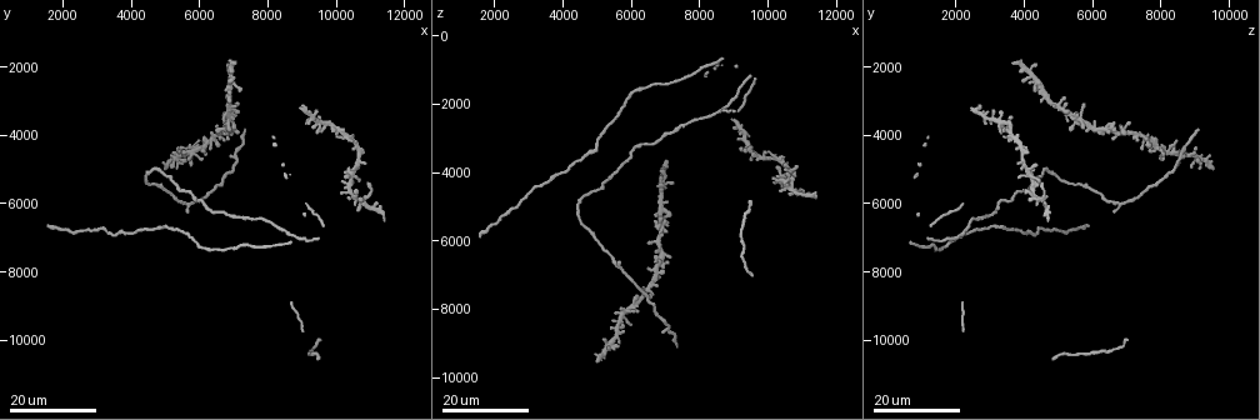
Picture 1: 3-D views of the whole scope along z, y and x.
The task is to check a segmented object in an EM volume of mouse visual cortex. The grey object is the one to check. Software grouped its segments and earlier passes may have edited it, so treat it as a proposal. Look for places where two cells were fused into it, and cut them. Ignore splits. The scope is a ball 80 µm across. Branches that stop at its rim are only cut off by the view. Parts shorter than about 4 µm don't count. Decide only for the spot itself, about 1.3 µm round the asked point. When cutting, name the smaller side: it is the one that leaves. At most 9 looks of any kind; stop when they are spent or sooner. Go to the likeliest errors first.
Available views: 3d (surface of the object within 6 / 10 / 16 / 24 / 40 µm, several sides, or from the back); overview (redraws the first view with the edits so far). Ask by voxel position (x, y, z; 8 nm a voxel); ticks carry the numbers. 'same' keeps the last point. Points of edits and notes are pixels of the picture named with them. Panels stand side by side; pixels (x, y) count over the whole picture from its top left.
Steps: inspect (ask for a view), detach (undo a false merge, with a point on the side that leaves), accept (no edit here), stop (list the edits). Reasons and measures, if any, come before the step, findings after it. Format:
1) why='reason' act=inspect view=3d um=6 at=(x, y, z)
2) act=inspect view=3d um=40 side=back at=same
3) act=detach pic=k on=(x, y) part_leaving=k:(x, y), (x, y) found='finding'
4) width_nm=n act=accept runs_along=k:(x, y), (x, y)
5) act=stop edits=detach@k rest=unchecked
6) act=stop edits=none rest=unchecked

why='three arms meet' act=inspect view=3d um=24 at=(7100, 4600, 8700)

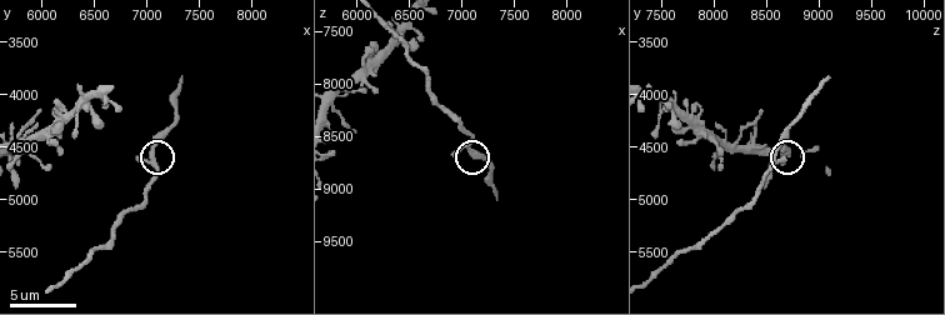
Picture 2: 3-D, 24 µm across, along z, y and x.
why='closer look' act=inspect view=3d um=10 at=(7060, 4540, 8600)

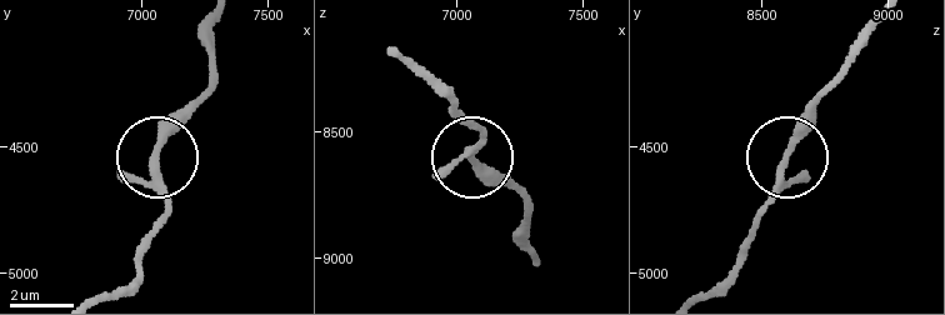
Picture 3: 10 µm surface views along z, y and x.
width_nm=210 act=accept runs_along=3:(706, 294), (734, 265), (793, 136), (833, 90) found='one cell here'

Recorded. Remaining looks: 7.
why='two arms at a narrow angle' act=inspect view=3d um=24 at=(5700, 4500, 8200)

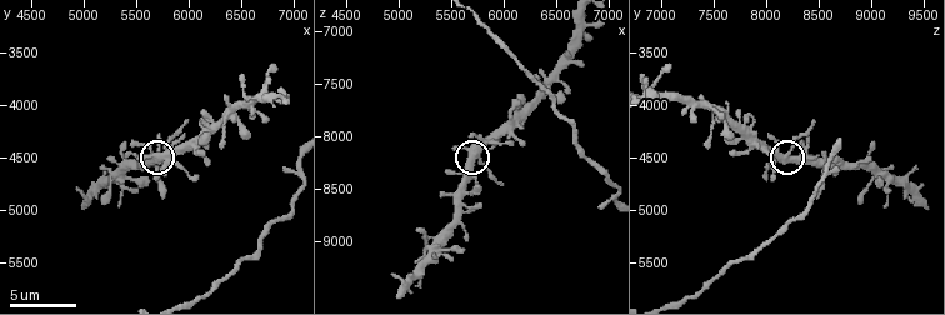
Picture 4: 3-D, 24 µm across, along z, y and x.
act=inspect view=3d um=10 at=(5760, 4500, 8140)

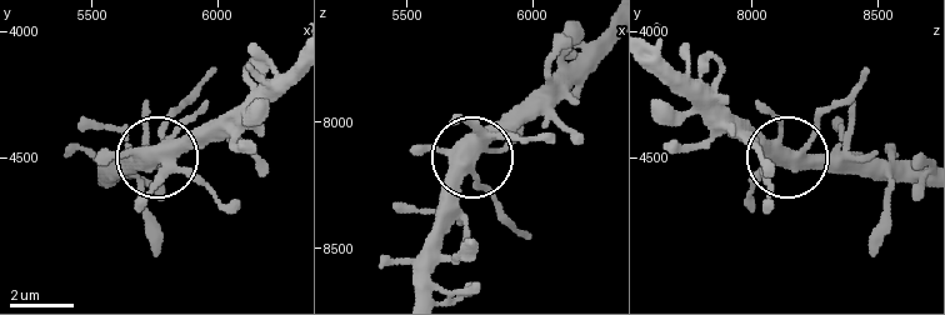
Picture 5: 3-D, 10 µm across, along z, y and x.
act=inspect view=3d um=10 side=back at=(5750, 4480, 8140)

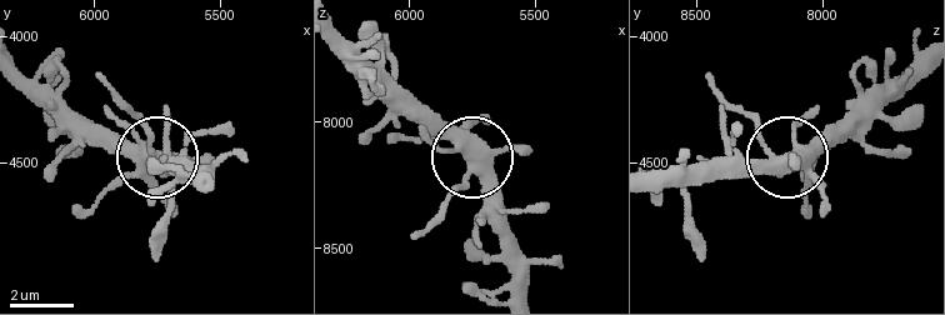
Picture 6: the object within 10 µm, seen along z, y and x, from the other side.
act=accept found='continuous, no second cell'

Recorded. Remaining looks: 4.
why='thick turns thin' act=inspect view=3d um=24 at=(5600, 5900, 6700)

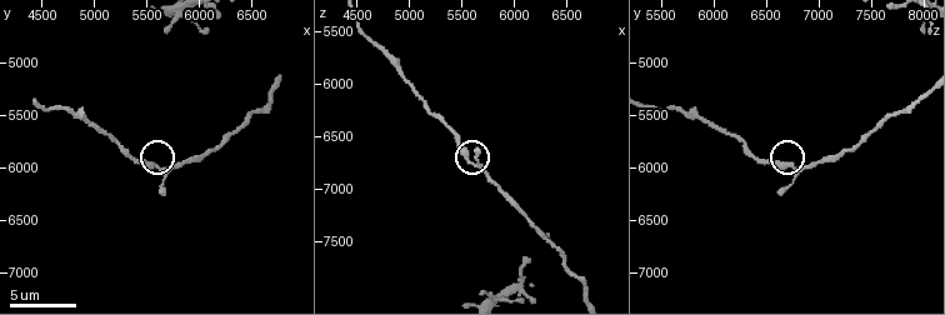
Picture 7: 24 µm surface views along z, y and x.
act=inspect view=3d um=6 at=(5560, 5980, 6720)

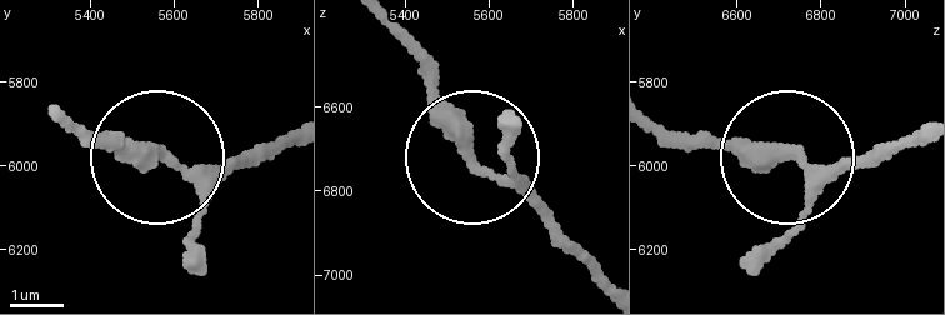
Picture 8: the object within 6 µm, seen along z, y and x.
width_nm=210 act=accept runs_along=8:(650, 118), (798, 163), (874, 163) found='continuous, no second cell'

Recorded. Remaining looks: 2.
act=inspect view=3d um=6 at=(6720, 5180, 8180)

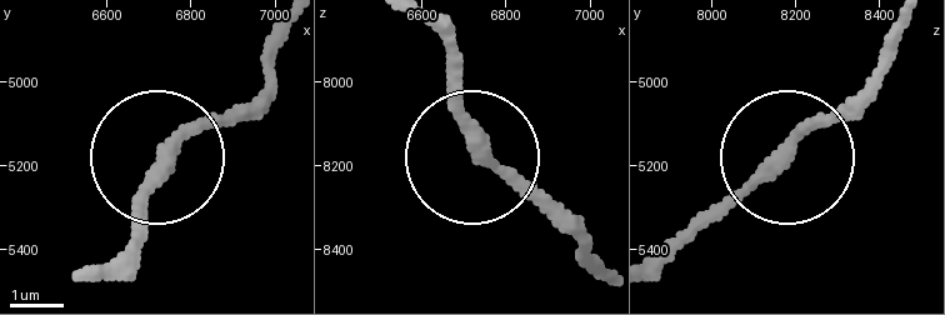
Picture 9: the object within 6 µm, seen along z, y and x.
width_nm=270 act=accept runs_along=9:(431, 25), (475, 155), (588, 249) found='one cell here'

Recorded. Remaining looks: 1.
act=stop edits=none rest=unchecked

